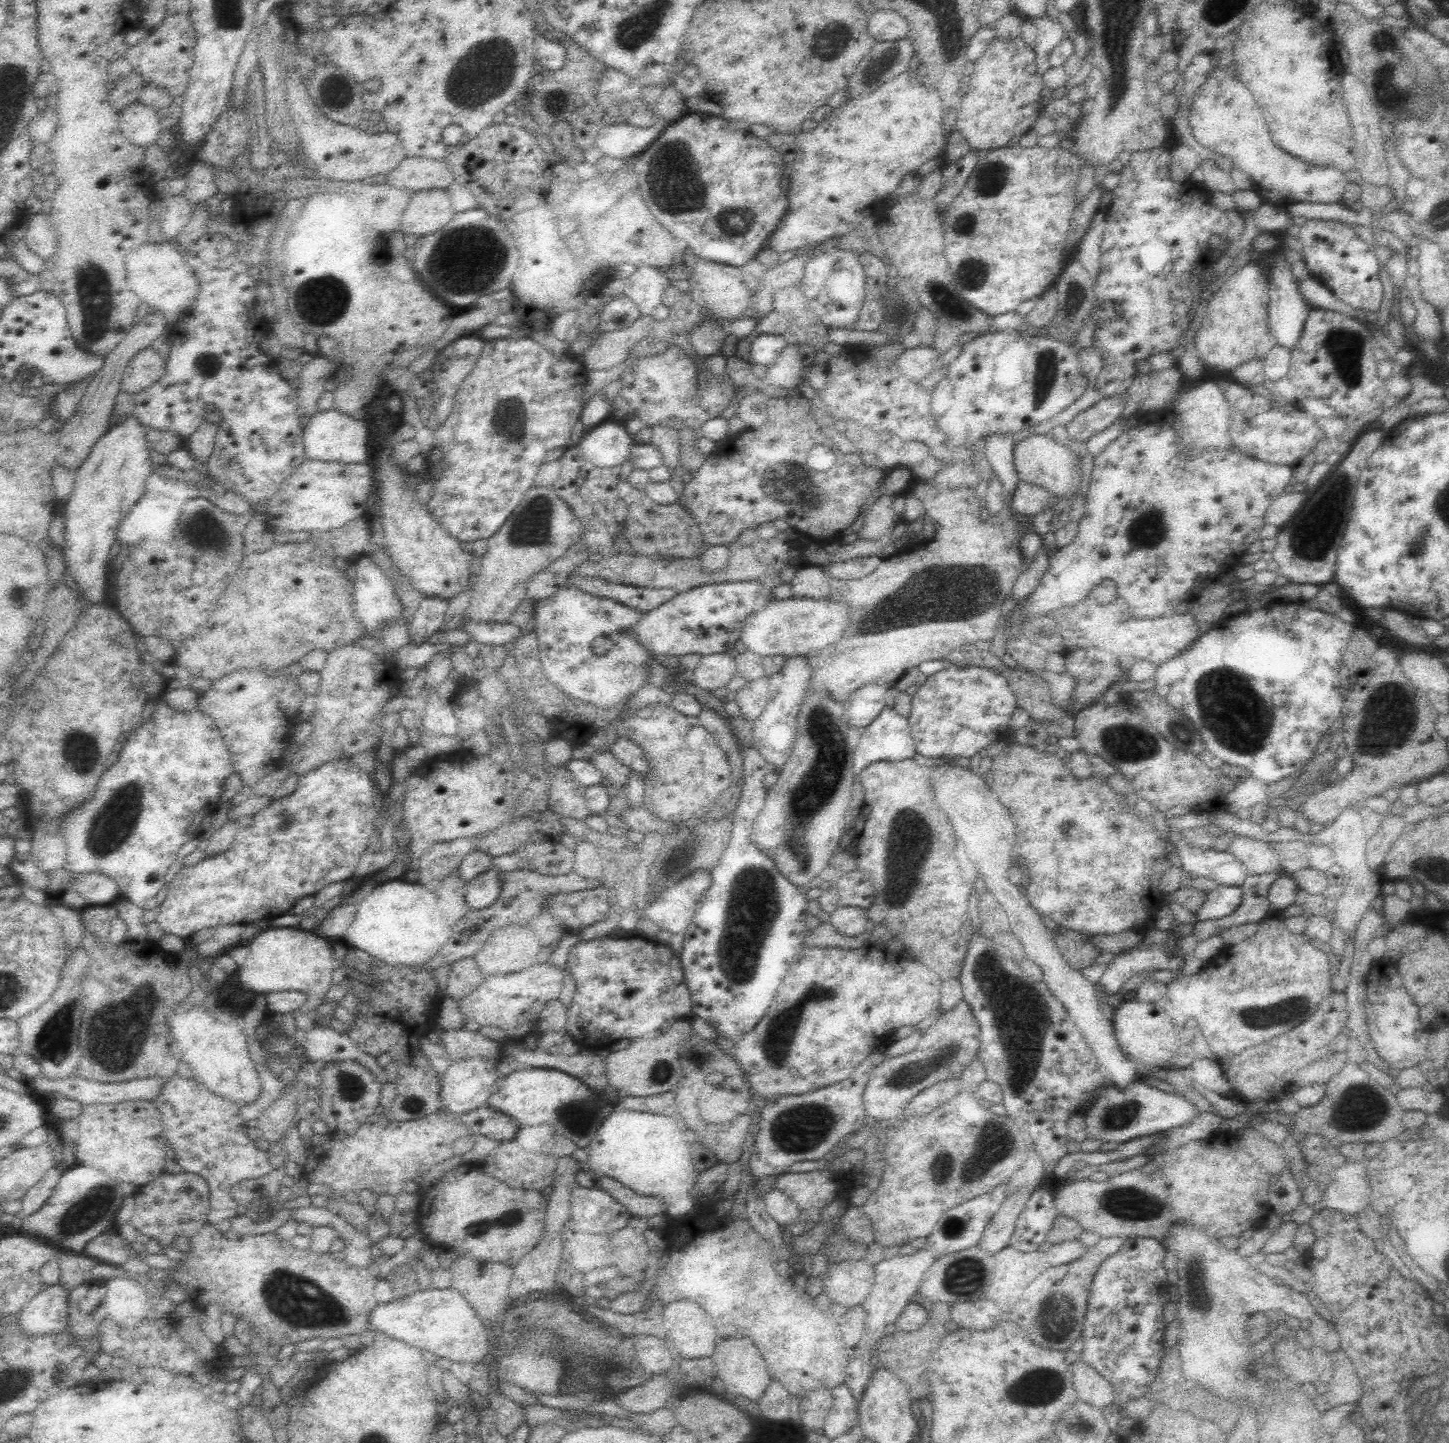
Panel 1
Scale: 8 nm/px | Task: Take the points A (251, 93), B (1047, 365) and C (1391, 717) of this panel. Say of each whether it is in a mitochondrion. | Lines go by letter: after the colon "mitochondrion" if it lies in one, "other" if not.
A: other
B: mitochondrion
C: mitochondrion

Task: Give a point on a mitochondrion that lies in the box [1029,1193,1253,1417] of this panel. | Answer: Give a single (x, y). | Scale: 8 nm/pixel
(1056, 1319)

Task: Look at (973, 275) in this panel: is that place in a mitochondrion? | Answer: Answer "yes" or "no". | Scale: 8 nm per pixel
yes

